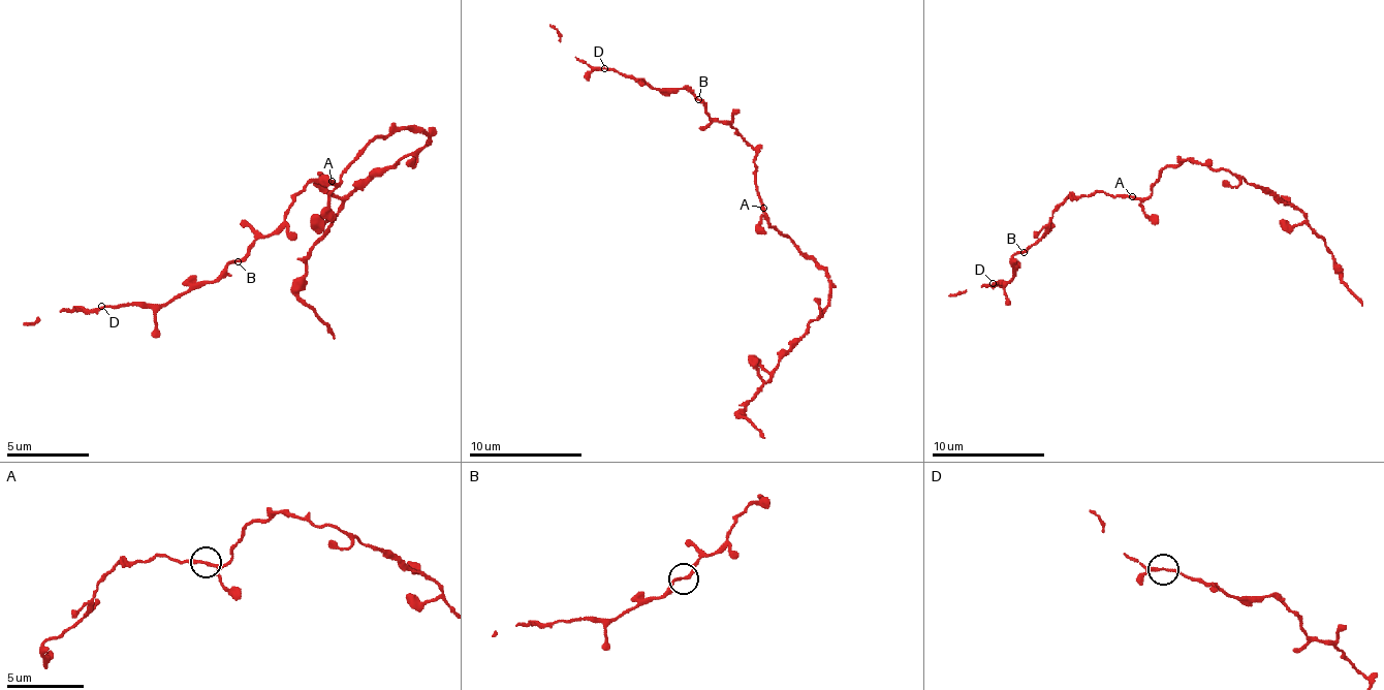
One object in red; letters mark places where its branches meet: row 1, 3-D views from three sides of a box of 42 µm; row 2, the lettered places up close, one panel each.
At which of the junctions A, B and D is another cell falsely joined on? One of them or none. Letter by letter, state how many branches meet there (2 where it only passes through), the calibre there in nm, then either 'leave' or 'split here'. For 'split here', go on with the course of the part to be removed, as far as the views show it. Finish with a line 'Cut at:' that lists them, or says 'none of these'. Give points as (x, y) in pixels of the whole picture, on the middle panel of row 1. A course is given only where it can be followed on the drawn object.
A: 3 | 150 nm | leave
B: 2 | 180 nm | leave
D: 3 | 140 nm | leave
Cut at: none of these

